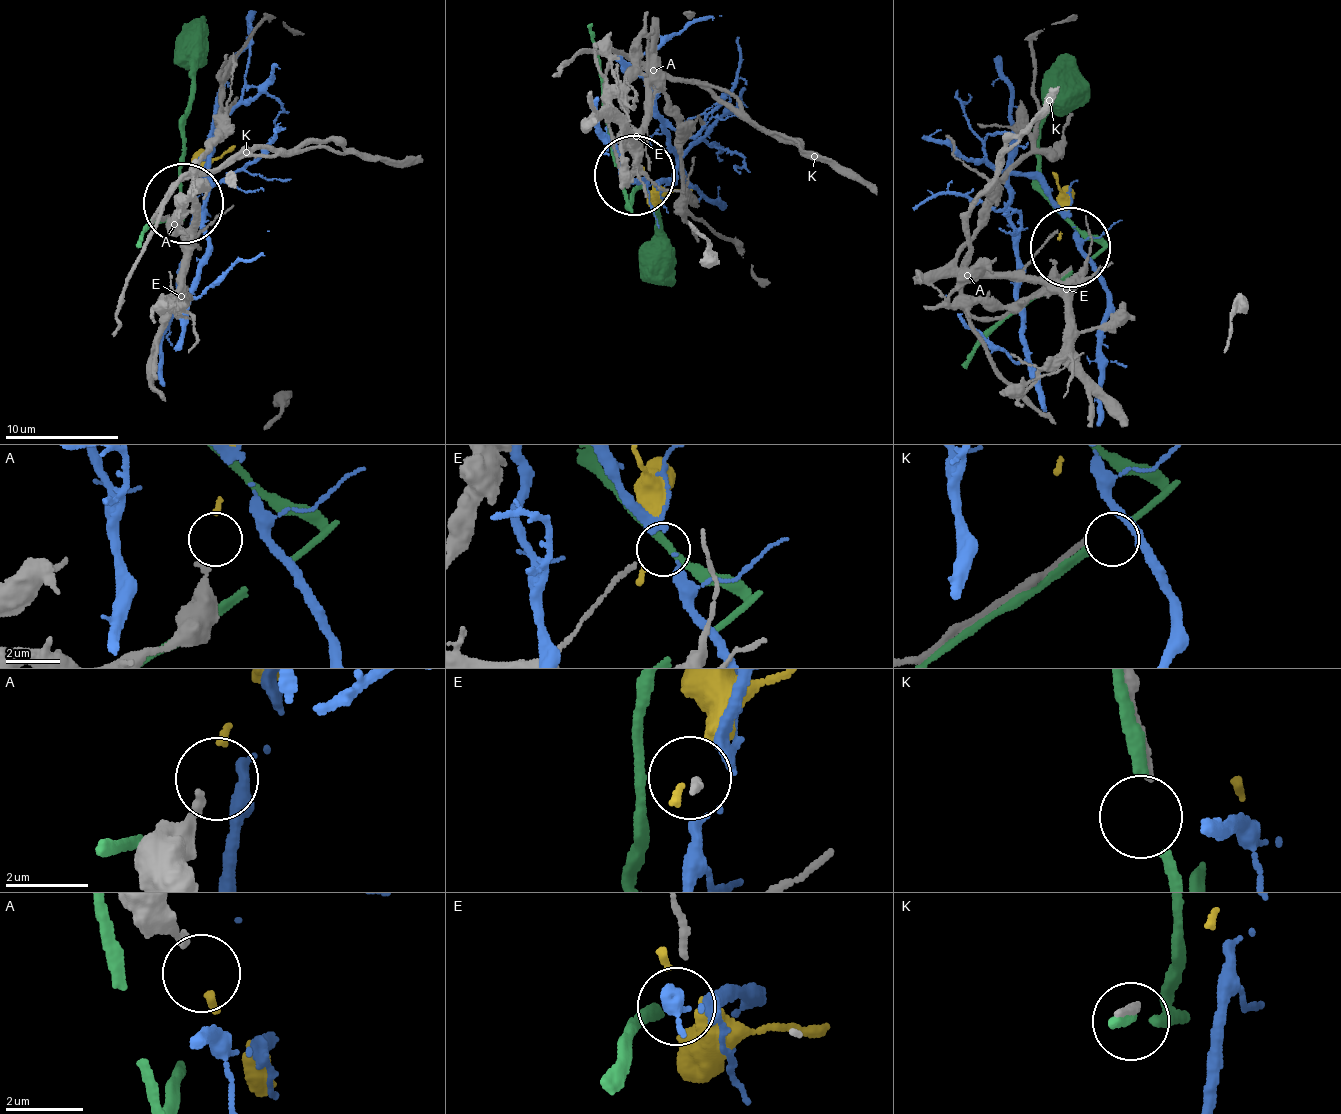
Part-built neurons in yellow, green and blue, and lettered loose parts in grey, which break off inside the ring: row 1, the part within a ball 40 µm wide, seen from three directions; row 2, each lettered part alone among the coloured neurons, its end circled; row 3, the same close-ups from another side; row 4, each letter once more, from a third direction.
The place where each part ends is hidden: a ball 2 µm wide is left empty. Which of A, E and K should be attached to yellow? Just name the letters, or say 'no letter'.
A

